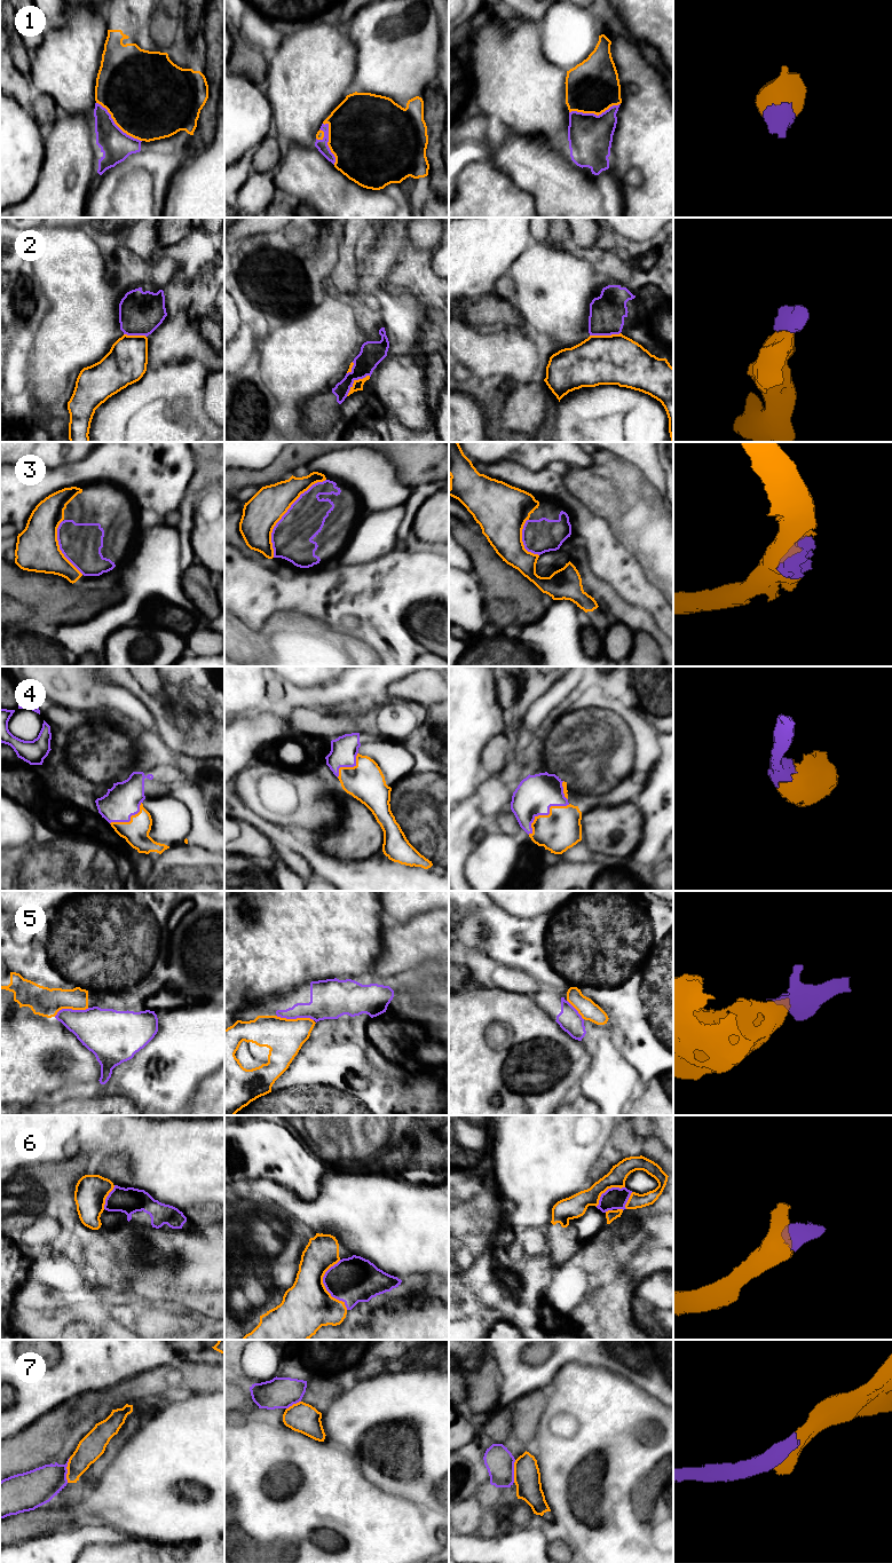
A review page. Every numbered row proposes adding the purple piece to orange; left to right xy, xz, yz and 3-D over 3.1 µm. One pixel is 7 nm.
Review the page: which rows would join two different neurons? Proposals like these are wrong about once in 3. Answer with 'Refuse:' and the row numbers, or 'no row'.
Refuse: 2, 5, 7

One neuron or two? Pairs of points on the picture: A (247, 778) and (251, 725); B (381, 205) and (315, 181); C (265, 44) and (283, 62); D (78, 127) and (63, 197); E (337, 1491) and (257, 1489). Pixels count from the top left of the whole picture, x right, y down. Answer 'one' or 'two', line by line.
A: two
B: one
C: two
D: one
E: one

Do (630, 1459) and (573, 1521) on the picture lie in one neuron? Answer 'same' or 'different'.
same

